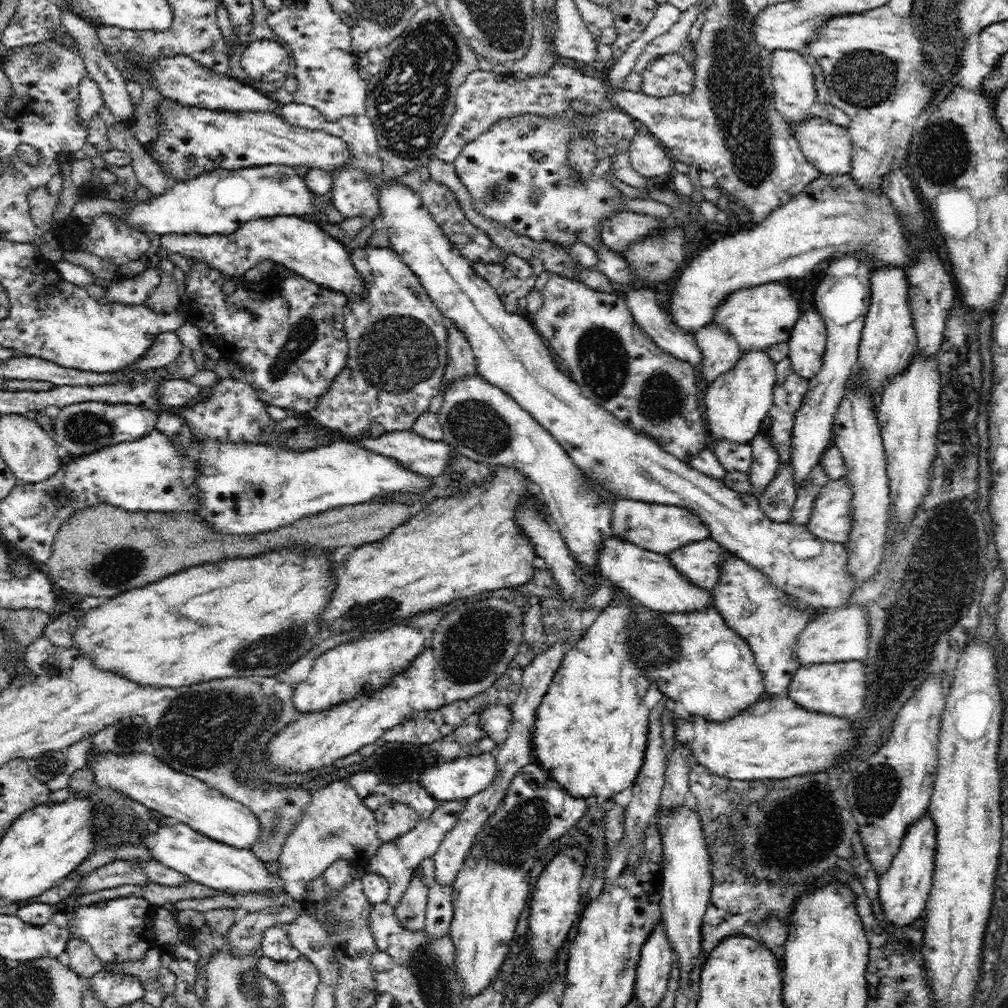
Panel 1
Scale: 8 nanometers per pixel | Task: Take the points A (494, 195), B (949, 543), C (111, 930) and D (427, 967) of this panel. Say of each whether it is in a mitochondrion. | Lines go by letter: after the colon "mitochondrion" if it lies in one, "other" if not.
A: mitochondrion
B: mitochondrion
C: mitochondrion
D: mitochondrion

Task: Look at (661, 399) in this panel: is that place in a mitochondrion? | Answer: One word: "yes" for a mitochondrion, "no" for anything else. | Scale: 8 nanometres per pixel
yes

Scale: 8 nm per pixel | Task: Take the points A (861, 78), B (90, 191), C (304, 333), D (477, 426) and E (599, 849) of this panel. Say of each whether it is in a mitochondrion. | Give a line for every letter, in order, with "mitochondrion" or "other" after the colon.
A: mitochondrion
B: other
C: mitochondrion
D: mitochondrion
E: other

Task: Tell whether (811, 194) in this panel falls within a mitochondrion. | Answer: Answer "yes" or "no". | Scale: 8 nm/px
no

